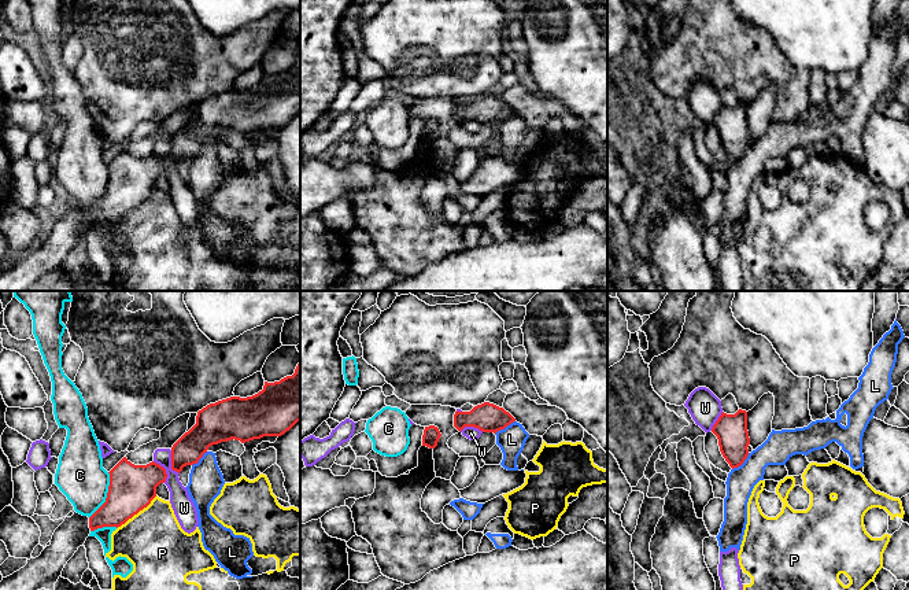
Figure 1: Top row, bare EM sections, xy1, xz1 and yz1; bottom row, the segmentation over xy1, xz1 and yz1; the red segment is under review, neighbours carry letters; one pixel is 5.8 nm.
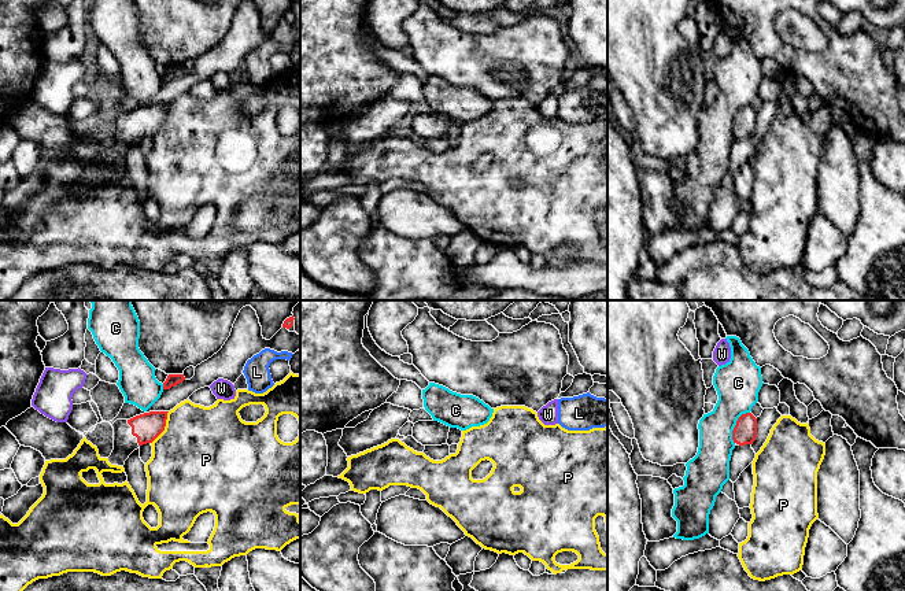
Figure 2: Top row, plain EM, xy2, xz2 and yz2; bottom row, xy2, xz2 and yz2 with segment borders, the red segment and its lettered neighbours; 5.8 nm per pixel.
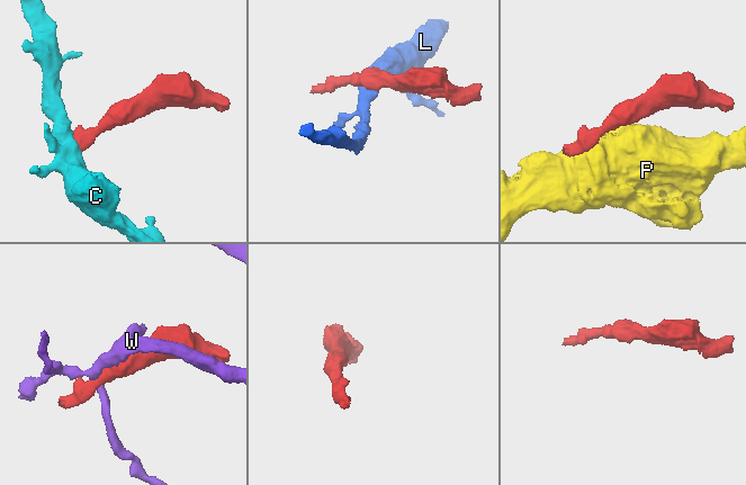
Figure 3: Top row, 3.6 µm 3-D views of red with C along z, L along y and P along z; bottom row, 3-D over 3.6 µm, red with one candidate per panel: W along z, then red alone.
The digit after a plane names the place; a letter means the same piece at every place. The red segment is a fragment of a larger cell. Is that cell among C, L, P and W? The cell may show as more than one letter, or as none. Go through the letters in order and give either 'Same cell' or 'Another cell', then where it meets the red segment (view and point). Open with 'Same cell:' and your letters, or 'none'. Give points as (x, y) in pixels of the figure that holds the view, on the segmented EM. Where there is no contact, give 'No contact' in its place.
Same cell: none
C: Another cell. Touches red at xy1 (107, 496)
L: Another cell. Touches red at yz1 (742, 463)
P: Another cell. Touches red at xy1 (136, 513)
W: Another cell. Touches red at xy1 (172, 463)

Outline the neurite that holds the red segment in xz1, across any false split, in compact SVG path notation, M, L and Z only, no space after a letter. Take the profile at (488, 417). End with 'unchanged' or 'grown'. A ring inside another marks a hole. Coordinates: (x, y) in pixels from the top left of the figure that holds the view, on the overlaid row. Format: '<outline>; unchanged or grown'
M484 402L474 406L470 412L455 412L454 427L461 432L465 427L474 427L483 432L496 434L514 423L516 418L494 403Z; unchanged

